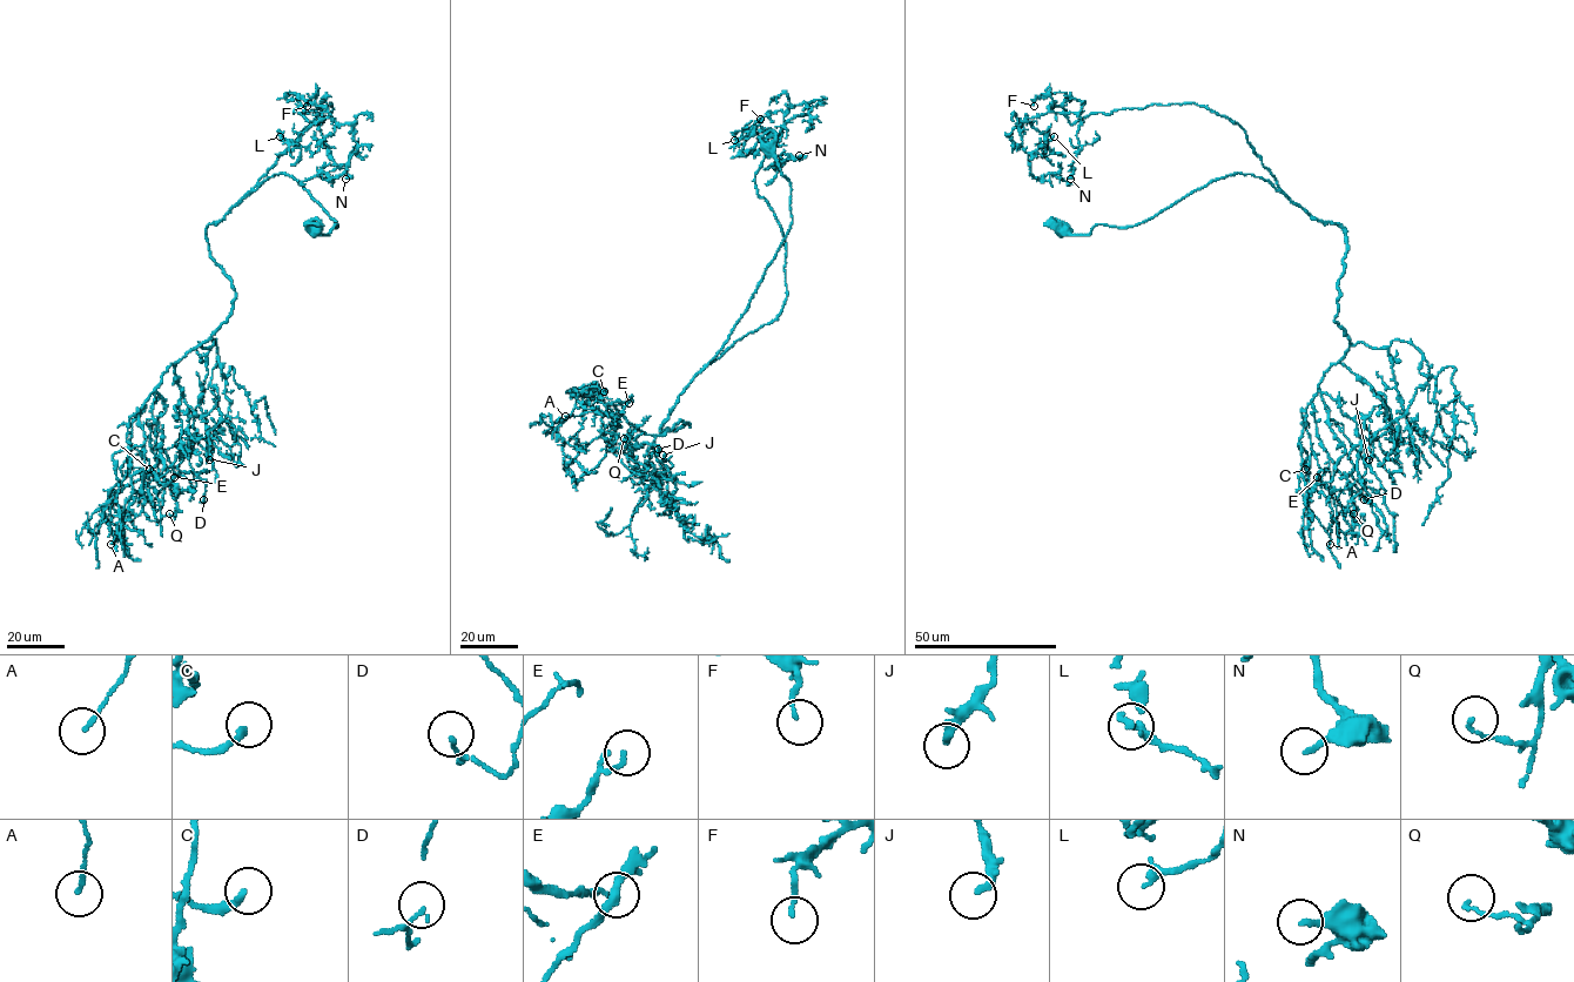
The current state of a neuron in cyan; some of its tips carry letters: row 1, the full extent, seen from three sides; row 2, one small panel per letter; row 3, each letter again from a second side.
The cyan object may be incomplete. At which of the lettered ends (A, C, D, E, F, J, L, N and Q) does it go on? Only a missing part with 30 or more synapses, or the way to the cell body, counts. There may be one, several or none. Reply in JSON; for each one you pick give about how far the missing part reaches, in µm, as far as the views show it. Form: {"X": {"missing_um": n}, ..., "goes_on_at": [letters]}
{"goes_on_at": []}

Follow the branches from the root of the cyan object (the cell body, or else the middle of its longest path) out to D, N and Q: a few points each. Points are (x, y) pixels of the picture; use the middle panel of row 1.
D: (769, 147), (792, 222), (660, 432), (690, 425), (631, 426), (632, 470), (634, 446), (658, 449)
N: (769, 147), (792, 222), (707, 364), (781, 309), (786, 243), (755, 173), (773, 152), (780, 168), (799, 155)
Q: (769, 147), (791, 186), (784, 240), (660, 432), (690, 425), (646, 434), (611, 404), (604, 439), (624, 438)

